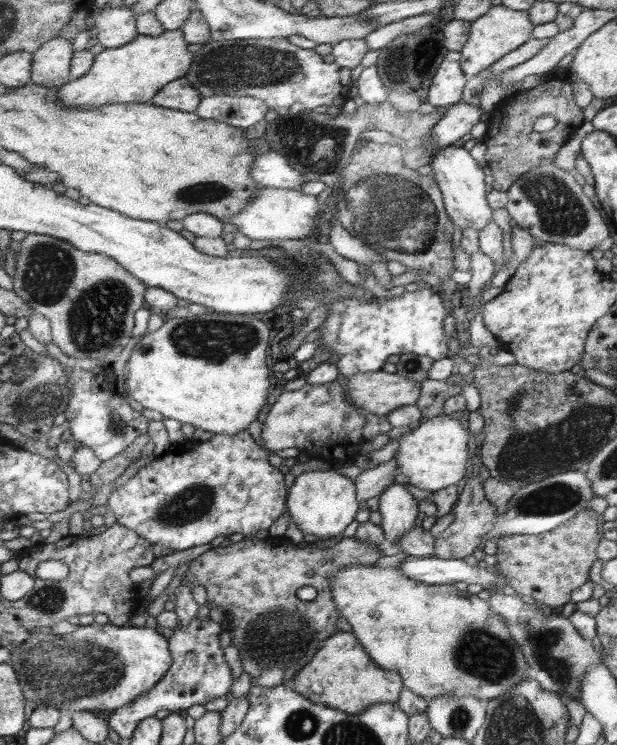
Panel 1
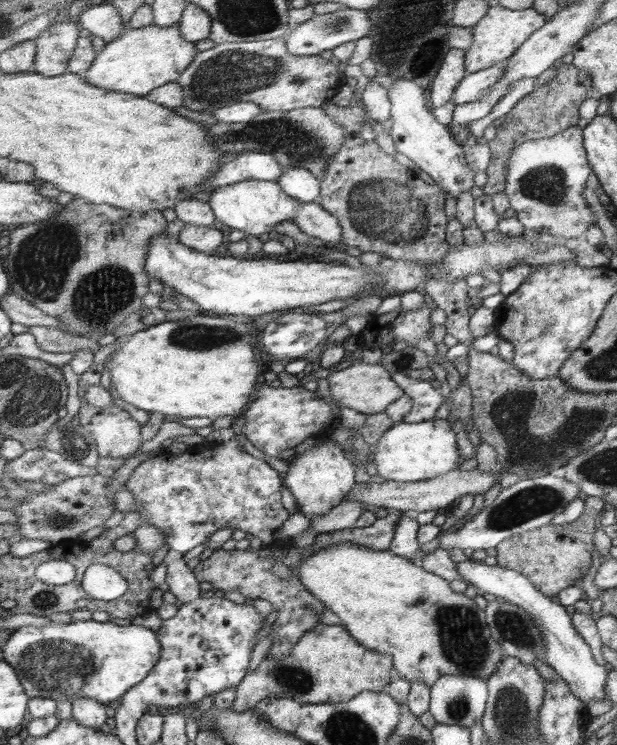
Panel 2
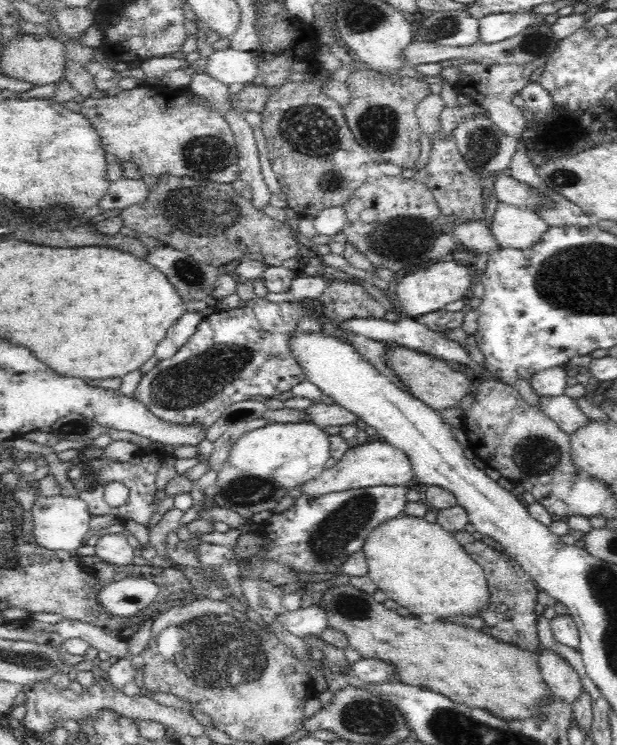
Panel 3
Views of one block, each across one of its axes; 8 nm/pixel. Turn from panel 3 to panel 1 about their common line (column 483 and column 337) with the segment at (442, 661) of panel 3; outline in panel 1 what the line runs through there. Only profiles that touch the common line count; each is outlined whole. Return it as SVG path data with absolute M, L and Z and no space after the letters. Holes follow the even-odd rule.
M339 631L324 641L324 648L291 679L289 683L300 694L314 703L335 707L346 714L358 714L380 702L398 704L400 691L406 685L402 676L394 670L384 670L367 654L356 635Z

